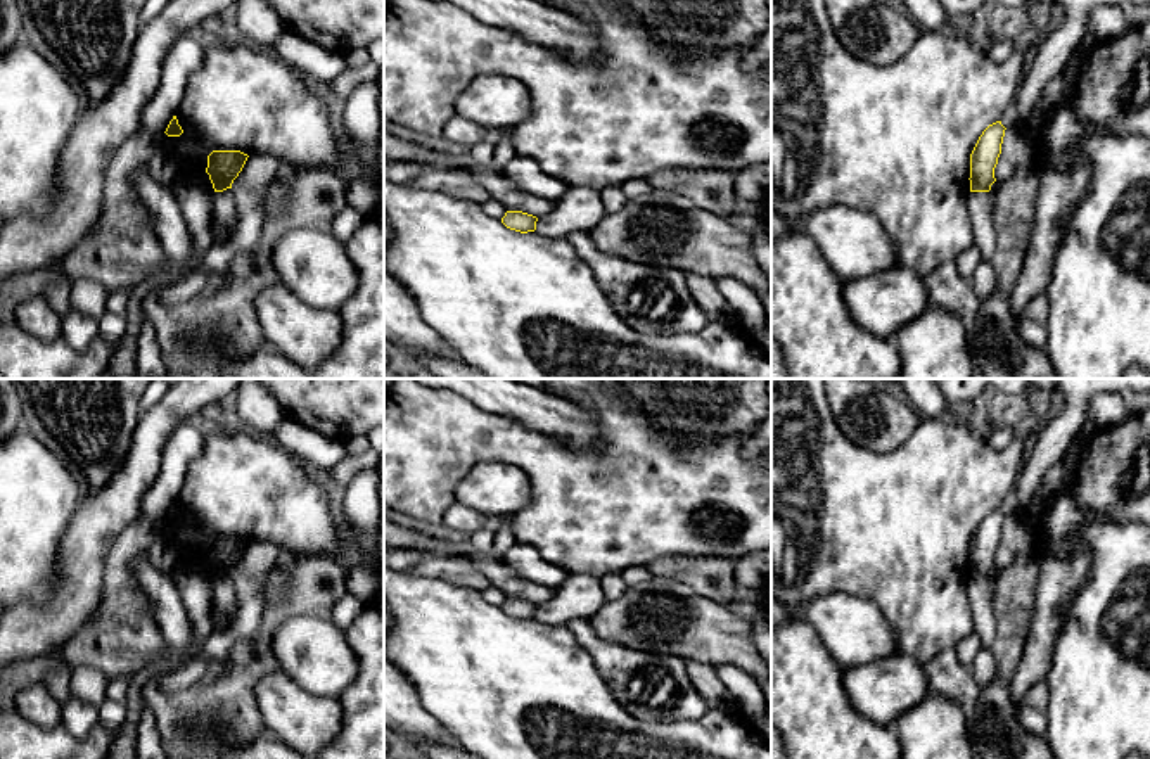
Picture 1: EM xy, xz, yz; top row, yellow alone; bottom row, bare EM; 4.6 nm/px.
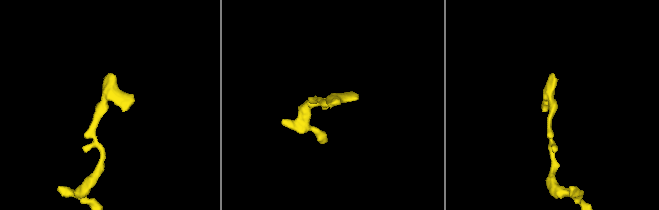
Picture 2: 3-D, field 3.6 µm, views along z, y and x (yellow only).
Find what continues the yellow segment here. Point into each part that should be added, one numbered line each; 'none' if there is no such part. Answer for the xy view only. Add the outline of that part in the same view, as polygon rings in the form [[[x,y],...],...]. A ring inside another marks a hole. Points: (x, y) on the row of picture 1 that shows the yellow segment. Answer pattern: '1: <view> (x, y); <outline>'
1: xy (223, 203); [[[232,188],[213,194],[213,220],[227,228],[225,244],[230,242],[237,226],[237,204]]]

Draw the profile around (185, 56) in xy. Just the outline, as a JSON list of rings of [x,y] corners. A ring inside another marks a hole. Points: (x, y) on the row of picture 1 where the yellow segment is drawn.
[[[182,35],[168,50],[156,93],[142,111],[142,128],[163,135],[178,111],[187,81],[204,61],[202,35]]]

